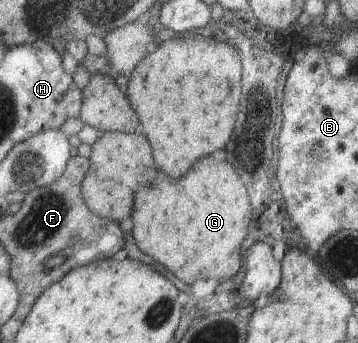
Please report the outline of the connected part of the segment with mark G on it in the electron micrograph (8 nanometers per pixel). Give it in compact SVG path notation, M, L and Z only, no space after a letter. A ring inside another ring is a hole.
M125 132L103 133L92 145L90 160L92 166L83 180L82 190L91 211L120 223L132 216L135 223L135 237L139 241L137 246L147 255L167 265L184 283L192 286L195 281L211 278L220 282L242 273L243 265L239 251L241 251L241 241L247 235L247 225L251 221L251 205L249 205L250 197L247 197L247 191L243 187L243 180L237 175L232 164L229 165L227 161L215 161L213 157L205 157L193 165L193 171L189 171L189 175L185 175L183 179L173 179L159 169L147 171L147 167L155 165L153 147L149 139L141 133L127 135Z

